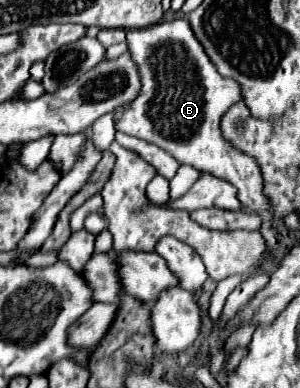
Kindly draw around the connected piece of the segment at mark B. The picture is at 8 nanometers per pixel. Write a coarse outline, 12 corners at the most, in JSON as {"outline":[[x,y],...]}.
{"outline":[[189,20],[129,30],[141,92],[117,130],[231,182],[265,212],[257,160],[221,132],[243,98]]}

